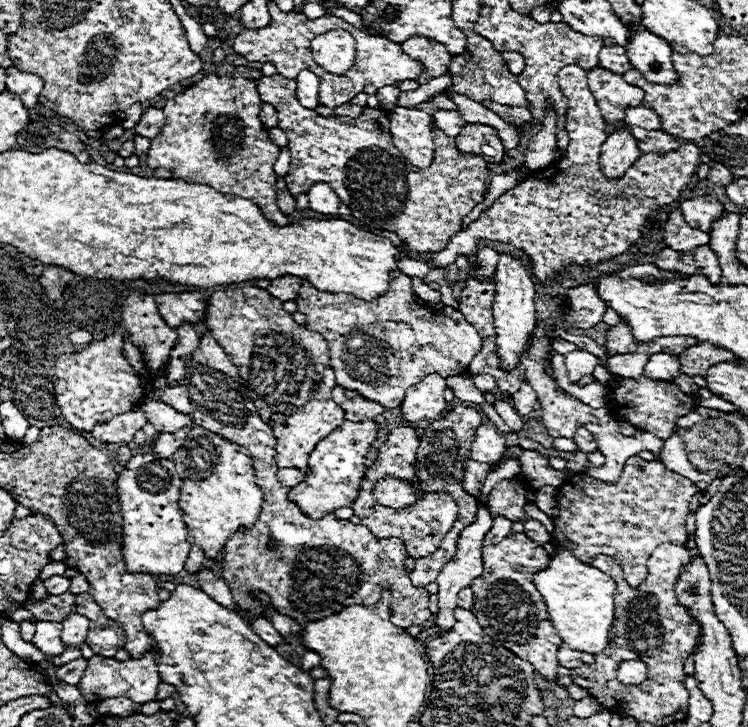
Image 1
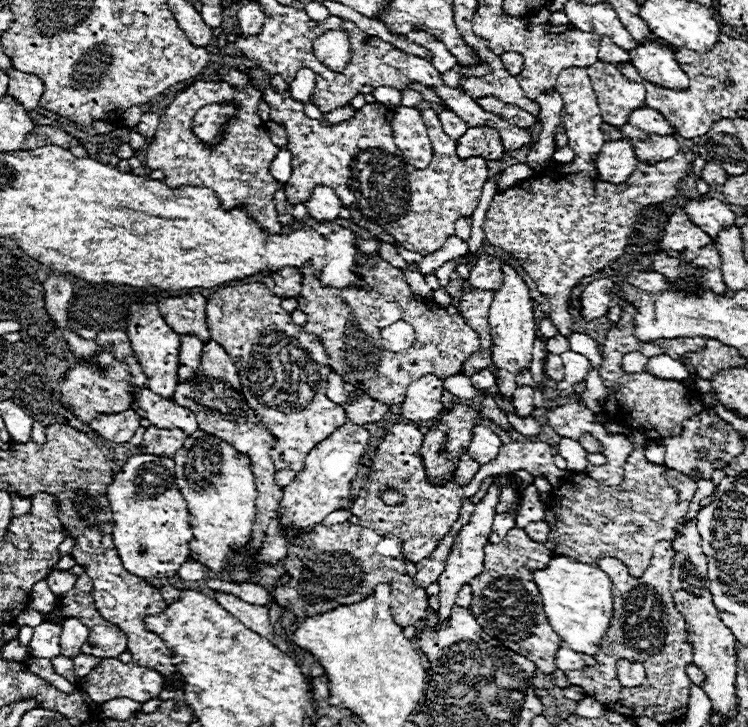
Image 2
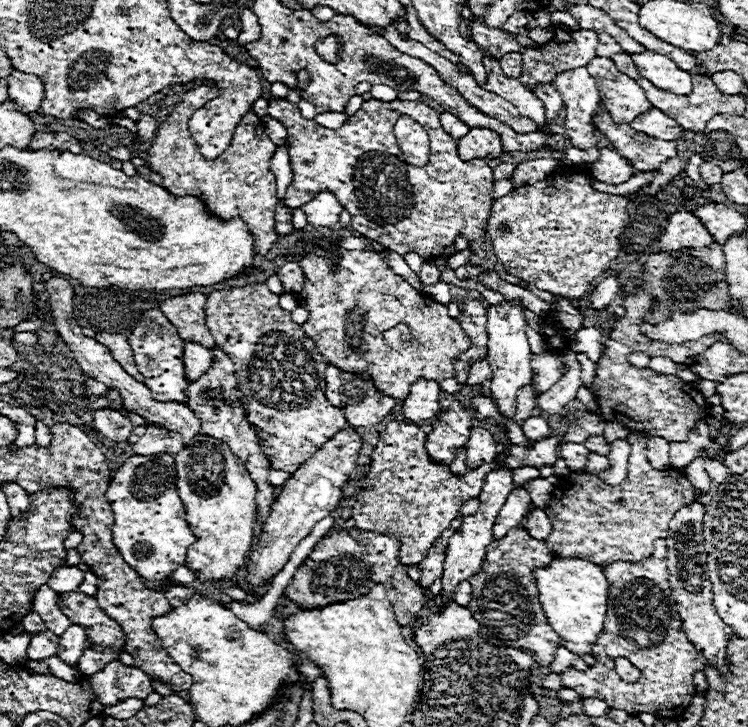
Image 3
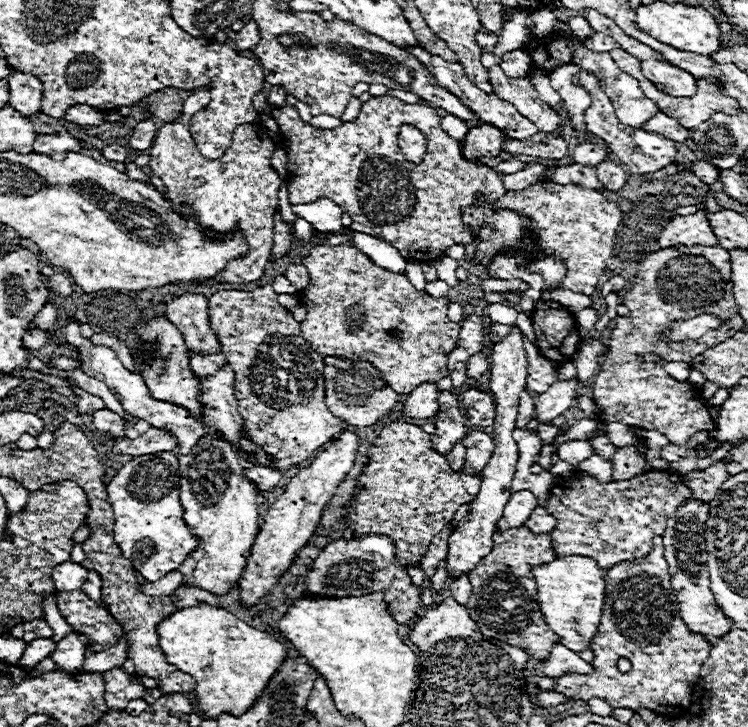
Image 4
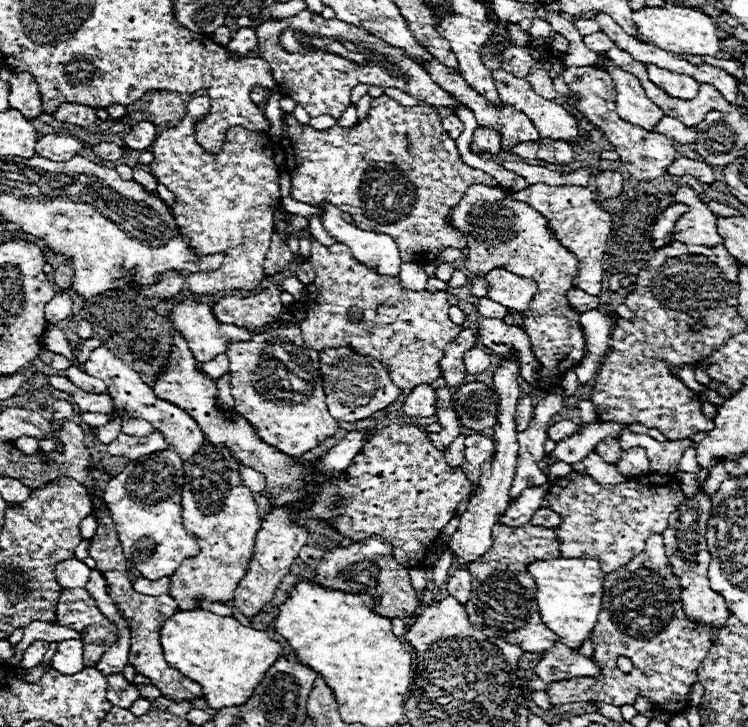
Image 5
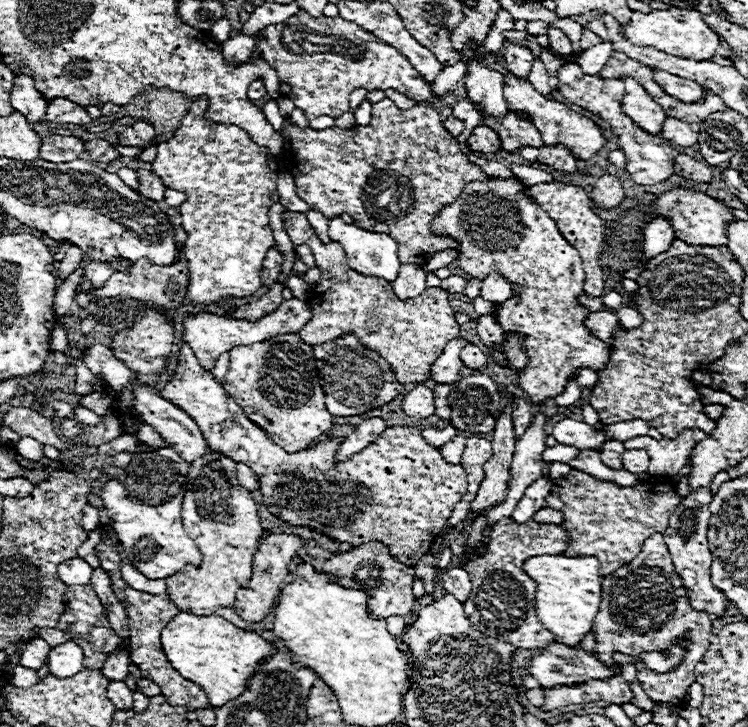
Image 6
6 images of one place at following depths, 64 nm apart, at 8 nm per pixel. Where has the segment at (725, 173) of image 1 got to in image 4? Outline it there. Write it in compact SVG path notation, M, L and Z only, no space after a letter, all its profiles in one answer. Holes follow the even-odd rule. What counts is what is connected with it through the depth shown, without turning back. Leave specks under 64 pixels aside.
M704 160L694 162L694 164L692 164L692 172L694 172L694 176L698 176L704 184L714 184L714 182L718 182L718 178L720 178L720 170L718 170L716 166L704 162Z

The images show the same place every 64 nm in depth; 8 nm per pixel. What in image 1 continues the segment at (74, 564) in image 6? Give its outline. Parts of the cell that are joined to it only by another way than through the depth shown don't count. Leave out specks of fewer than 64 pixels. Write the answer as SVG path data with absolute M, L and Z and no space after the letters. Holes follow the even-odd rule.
M52 576L52 578L44 580L44 588L52 596L60 596L60 594L68 592L68 586L70 586L70 580L64 576Z

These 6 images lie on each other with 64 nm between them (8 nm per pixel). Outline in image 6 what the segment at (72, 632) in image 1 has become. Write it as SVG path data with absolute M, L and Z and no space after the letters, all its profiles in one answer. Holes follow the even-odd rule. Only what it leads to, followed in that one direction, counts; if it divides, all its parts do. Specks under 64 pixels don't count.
M68 640L50 650L50 654L48 654L50 674L54 674L58 678L70 678L84 668L82 658L84 658L82 648L74 640Z

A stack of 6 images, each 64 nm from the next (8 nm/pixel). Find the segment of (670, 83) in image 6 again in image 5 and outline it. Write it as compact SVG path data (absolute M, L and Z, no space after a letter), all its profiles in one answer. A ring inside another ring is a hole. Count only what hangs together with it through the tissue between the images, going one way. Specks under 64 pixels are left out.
M646 64L646 72L648 72L648 78L658 88L662 88L668 96L690 100L690 98L694 98L698 94L698 86L700 84L696 80L692 80L692 76L676 74L676 72L658 68L656 64Z

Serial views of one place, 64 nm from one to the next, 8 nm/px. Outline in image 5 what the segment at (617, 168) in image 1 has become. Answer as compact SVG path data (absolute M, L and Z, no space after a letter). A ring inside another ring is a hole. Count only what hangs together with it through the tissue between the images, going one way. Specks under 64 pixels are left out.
M602 170L598 176L596 176L596 190L604 196L604 198L616 198L620 196L622 192L622 184L624 184L624 178L620 172L616 170Z

